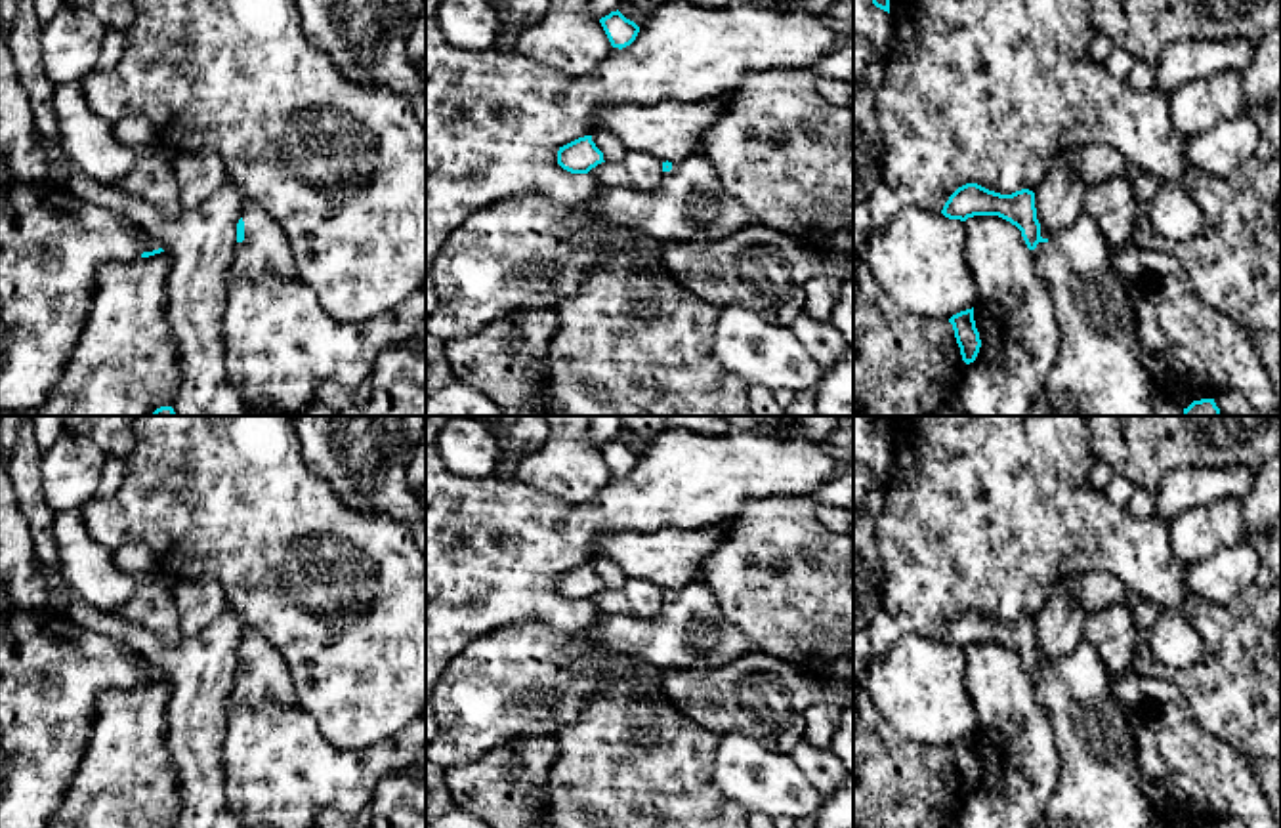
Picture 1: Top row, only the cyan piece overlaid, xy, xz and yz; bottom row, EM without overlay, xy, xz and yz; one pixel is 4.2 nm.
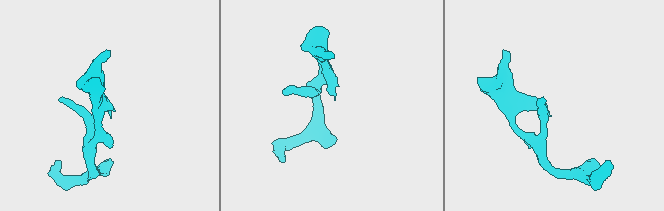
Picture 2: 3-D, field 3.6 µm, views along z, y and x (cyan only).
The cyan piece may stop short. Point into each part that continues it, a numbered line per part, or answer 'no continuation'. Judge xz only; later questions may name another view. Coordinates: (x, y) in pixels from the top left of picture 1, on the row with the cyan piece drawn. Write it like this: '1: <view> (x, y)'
1: xz (692, 205)

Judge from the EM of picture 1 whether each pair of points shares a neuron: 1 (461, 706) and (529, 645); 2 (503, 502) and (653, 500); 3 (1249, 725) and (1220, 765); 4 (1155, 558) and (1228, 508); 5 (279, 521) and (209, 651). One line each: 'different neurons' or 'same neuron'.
1: same neuron
2: same neuron
3: different neurons
4: different neurons
5: different neurons

